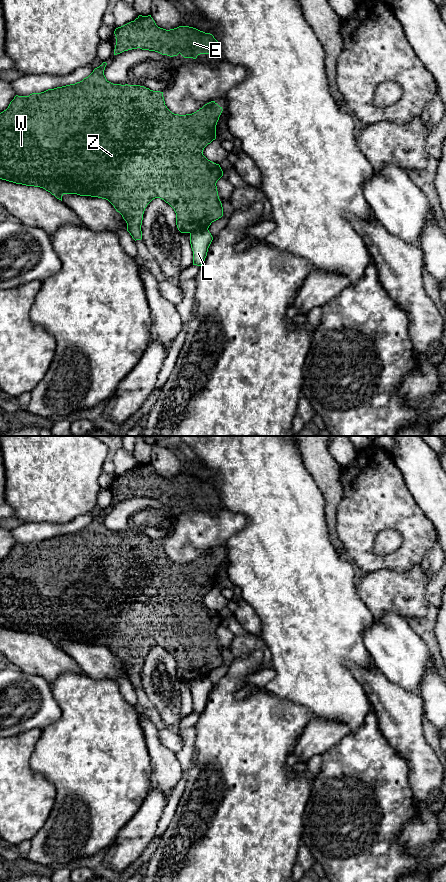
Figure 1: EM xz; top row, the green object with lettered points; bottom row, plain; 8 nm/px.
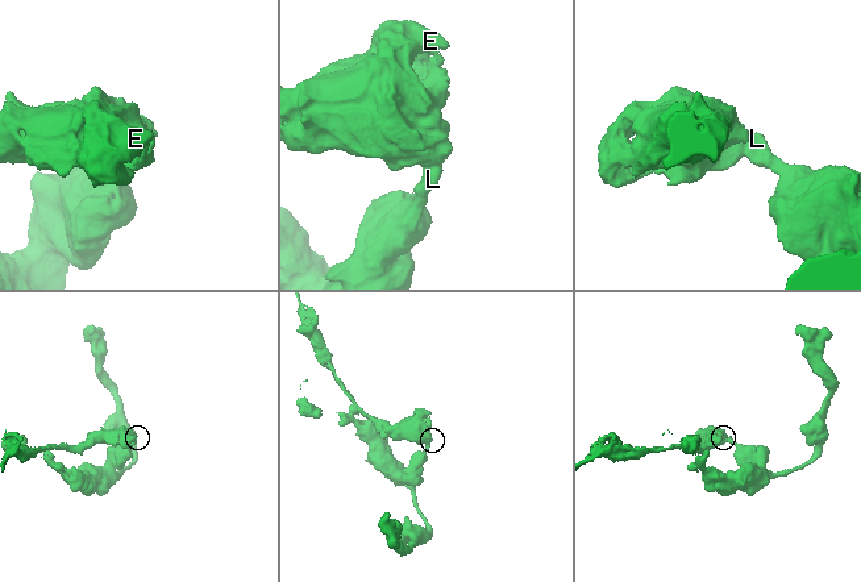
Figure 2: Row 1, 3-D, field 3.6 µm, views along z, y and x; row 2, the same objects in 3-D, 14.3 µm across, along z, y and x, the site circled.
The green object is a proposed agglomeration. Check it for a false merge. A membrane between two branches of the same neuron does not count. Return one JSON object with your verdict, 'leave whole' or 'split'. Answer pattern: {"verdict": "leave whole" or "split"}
{"verdict": "split"}

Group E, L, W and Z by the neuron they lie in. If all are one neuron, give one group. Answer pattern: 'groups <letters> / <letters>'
groups E W Z / L

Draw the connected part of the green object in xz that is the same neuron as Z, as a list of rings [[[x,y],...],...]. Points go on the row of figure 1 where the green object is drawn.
[[[103,62],[88,77],[75,84],[48,89],[41,93],[32,93],[29,96],[16,95],[14,97],[8,108],[0,113],[0,179],[43,188],[61,201],[64,194],[106,199],[122,215],[127,223],[127,231],[135,241],[142,239],[143,214],[147,205],[155,198],[164,200],[174,209],[176,225],[181,233],[191,234],[198,229],[208,229],[212,222],[223,216],[223,207],[216,186],[217,181],[223,176],[223,171],[219,164],[208,160],[203,155],[203,150],[216,139],[216,125],[223,111],[222,107],[215,101],[211,101],[192,114],[174,114],[165,105],[163,92],[153,91],[140,85],[121,85],[109,82],[104,75],[106,65],[107,63]]]

